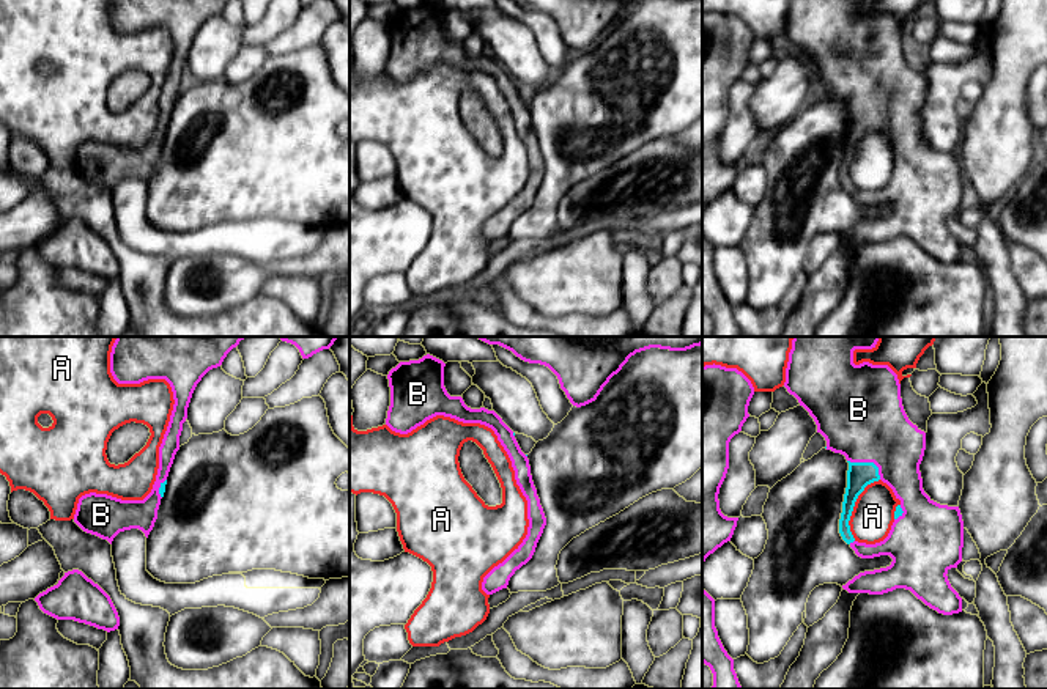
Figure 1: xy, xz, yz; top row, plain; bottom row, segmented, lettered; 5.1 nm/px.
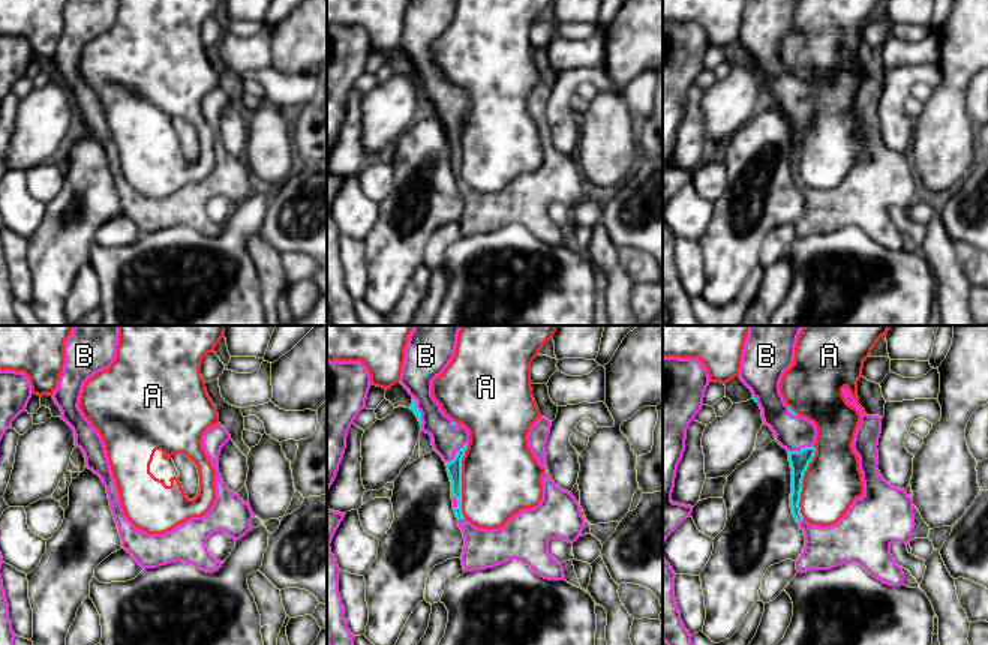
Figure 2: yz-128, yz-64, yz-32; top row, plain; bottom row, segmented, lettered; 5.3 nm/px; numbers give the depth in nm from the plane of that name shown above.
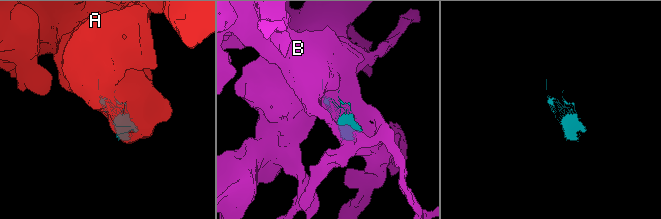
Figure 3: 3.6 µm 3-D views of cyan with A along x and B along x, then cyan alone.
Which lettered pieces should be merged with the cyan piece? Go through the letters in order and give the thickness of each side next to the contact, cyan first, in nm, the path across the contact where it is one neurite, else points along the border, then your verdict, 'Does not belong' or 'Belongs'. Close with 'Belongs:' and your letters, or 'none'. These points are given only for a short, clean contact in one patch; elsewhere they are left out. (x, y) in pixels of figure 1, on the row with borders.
A: Thickness 130 nm (cyan) against 220 nm. Does not belong
B: Thickness 130 nm (cyan) against 440 nm. Belongs
Belongs: B

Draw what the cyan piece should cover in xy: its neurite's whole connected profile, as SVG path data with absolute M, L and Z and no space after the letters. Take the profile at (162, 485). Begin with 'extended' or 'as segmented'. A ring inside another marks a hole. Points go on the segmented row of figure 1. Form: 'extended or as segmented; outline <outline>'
extended; outline M117 337L110 352L110 373L118 384L165 379L173 392L173 411L159 447L159 469L143 500L121 500L90 492L79 499L74 522L87 533L107 540L139 529L148 538L157 519L167 477L179 450L183 423L192 393L202 378L222 365L246 337Z

